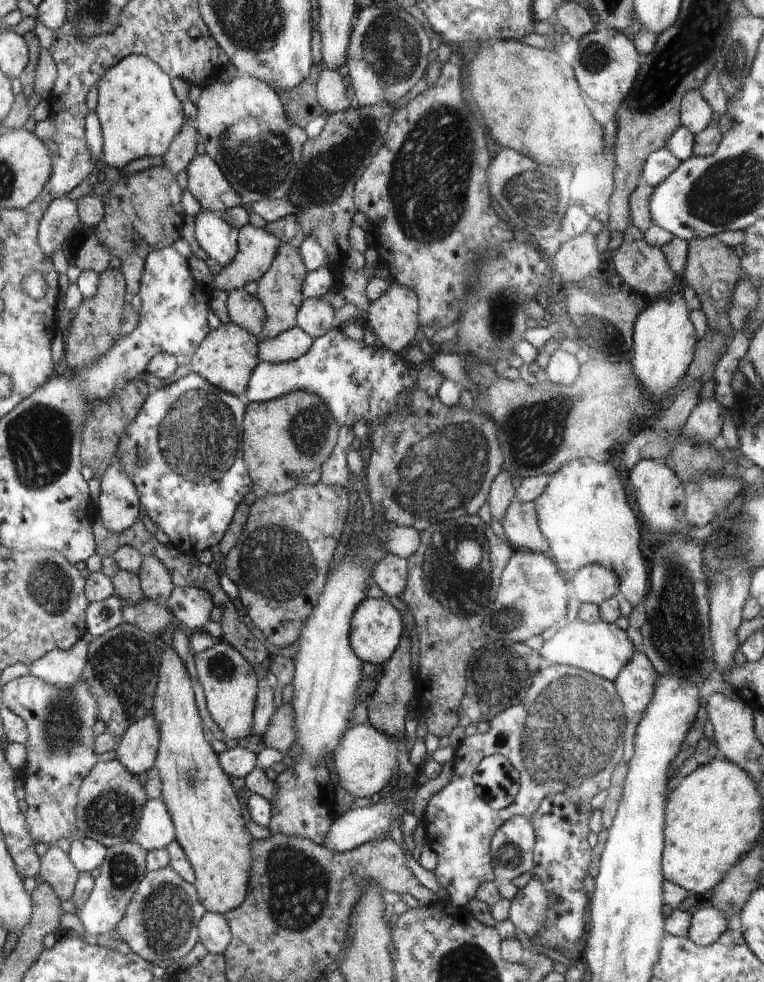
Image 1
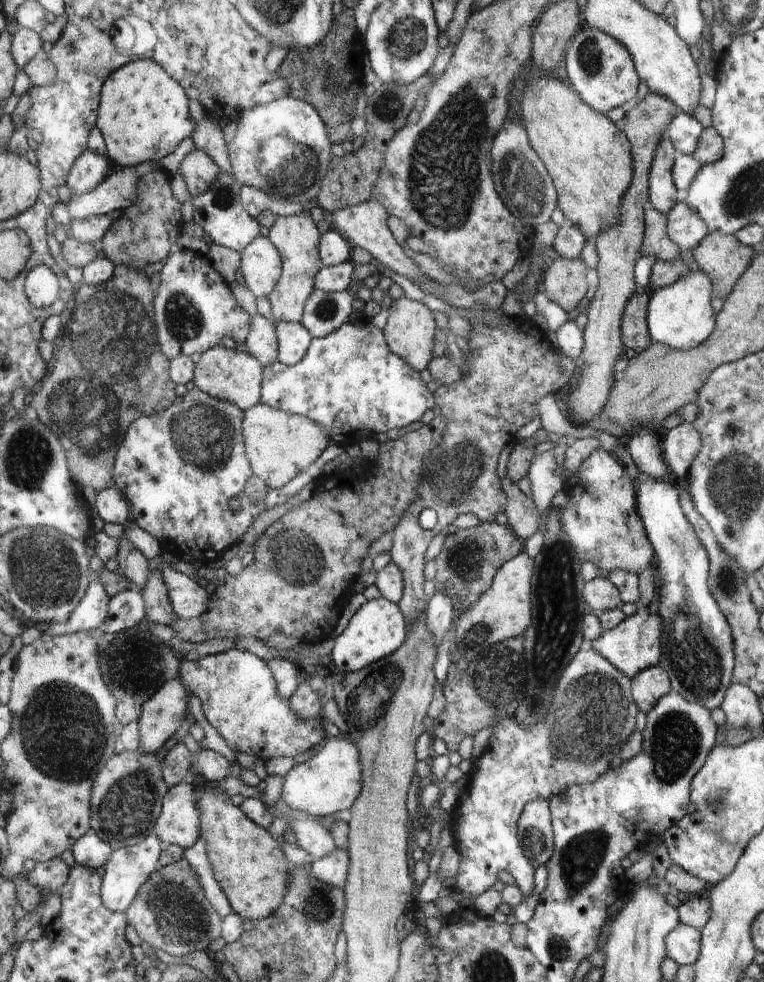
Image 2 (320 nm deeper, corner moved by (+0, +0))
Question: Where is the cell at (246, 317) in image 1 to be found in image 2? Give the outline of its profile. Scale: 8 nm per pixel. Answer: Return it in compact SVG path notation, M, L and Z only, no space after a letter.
M254 315L251 332L245 340L246 351L262 366L273 363L278 358L278 343L273 320L262 315Z

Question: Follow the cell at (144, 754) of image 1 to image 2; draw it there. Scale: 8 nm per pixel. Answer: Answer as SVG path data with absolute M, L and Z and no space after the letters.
M173 678L143 705L138 720L142 750L154 753L172 738L182 724L182 710L188 701L182 682Z

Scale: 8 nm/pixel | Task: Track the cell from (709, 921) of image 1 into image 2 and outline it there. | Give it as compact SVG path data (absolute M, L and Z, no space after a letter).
M679 922L665 938L667 957L678 965L694 965L701 949L701 930Z

